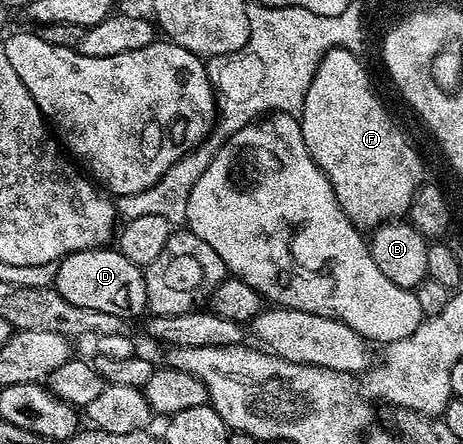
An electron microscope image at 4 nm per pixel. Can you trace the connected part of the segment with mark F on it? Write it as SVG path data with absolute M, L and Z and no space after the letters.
M336 47L322 57L319 69L315 69L311 89L307 89L307 97L299 112L299 122L303 141L307 141L307 149L315 165L319 165L319 169L323 169L331 181L331 189L335 189L335 197L349 220L359 229L376 229L382 223L400 220L408 212L417 188L423 183L421 159L416 149L409 144L408 137L393 124L392 117L377 100L364 65L353 54L350 48Z

